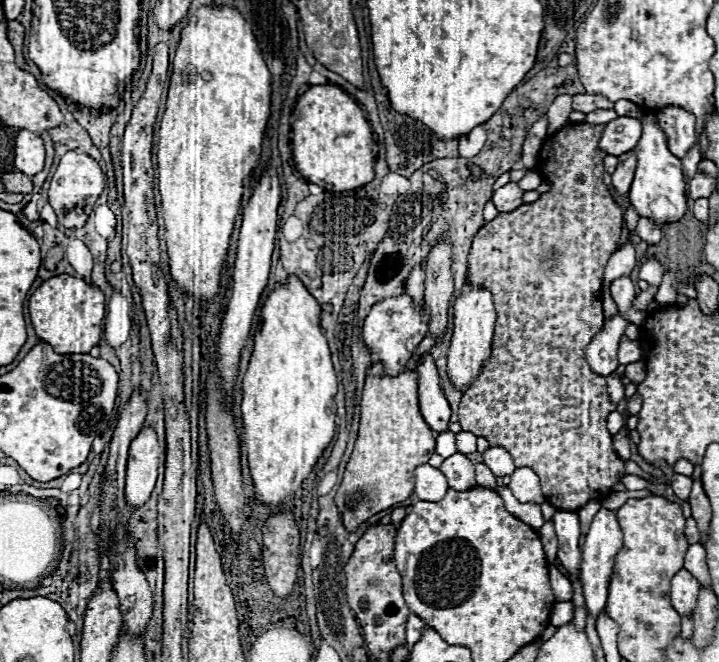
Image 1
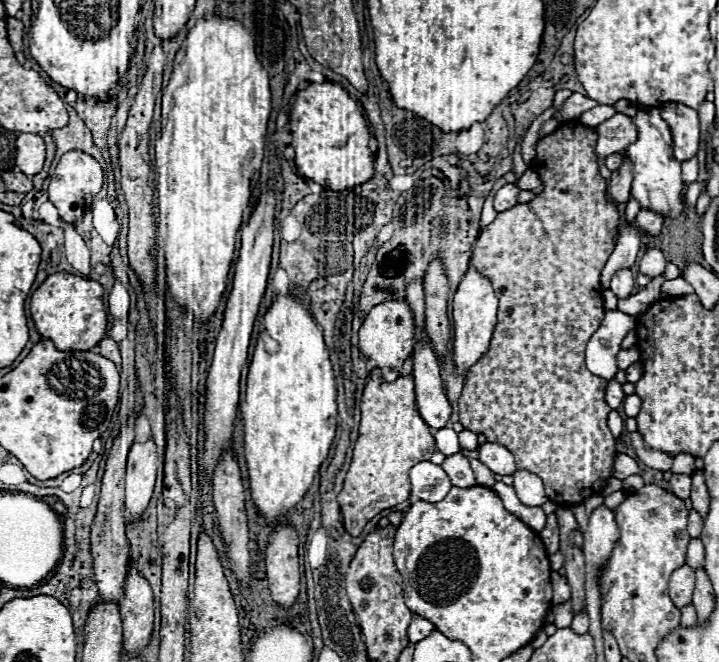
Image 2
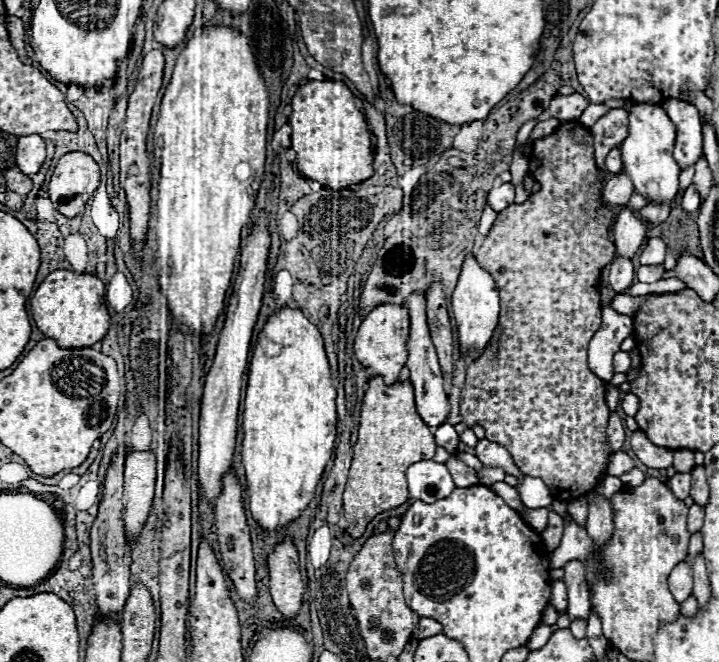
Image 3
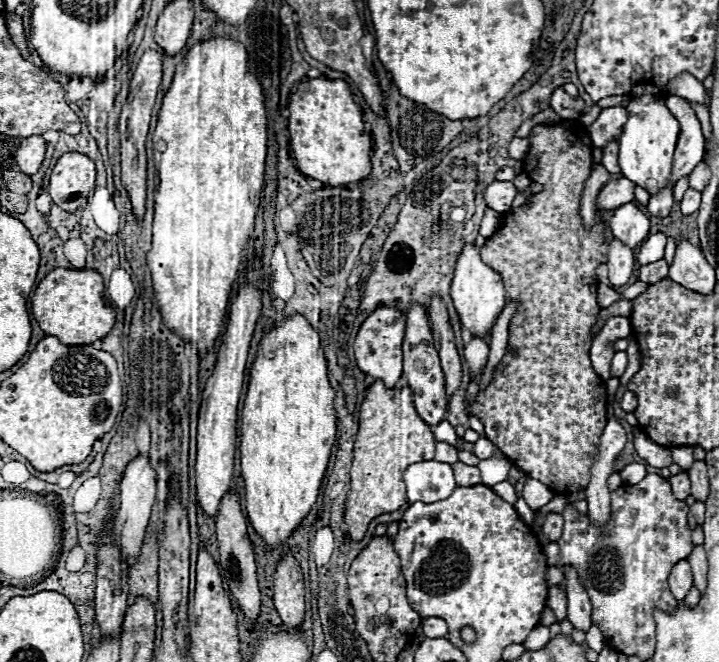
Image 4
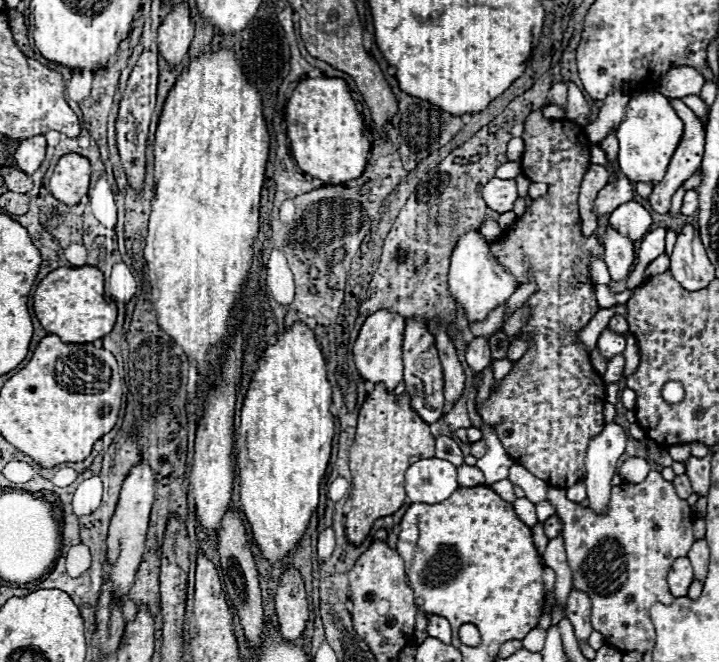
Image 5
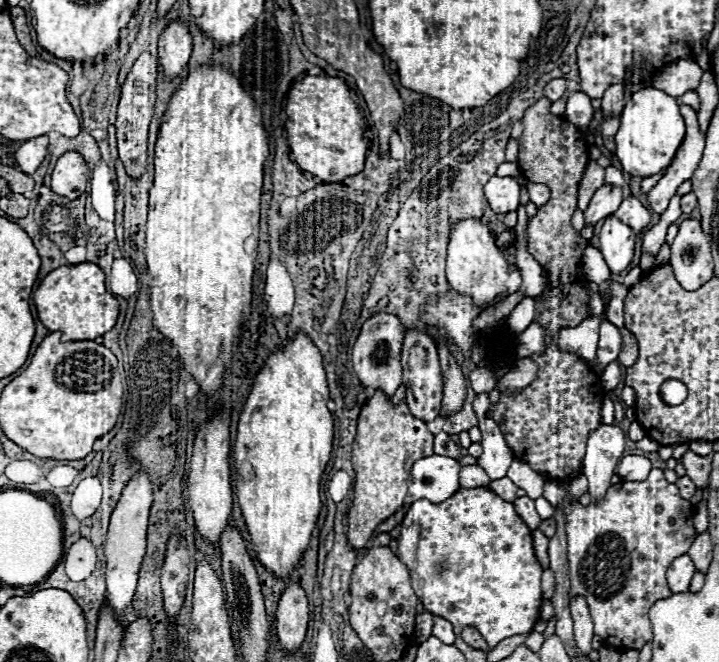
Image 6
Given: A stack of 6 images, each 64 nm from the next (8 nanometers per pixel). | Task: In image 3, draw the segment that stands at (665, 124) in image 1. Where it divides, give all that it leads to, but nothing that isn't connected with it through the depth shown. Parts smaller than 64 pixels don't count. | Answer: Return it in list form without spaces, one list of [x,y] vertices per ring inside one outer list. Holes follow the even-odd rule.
[[[668,98],[662,102],[662,108],[666,110],[668,118],[676,126],[676,146],[674,146],[674,158],[680,164],[680,168],[686,168],[694,164],[702,154],[702,124],[696,106],[686,104],[682,100]]]

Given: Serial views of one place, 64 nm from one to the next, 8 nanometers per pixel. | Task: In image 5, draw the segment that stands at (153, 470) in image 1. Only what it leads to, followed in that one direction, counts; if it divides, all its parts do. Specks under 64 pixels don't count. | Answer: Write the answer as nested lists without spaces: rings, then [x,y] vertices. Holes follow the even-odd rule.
[[[140,462],[138,466],[130,468],[130,472],[122,484],[120,500],[118,500],[116,512],[110,522],[110,530],[108,530],[108,562],[110,562],[110,578],[114,584],[116,598],[124,600],[132,588],[134,574],[140,566],[142,552],[144,552],[152,502],[154,502],[154,472],[146,462]]]

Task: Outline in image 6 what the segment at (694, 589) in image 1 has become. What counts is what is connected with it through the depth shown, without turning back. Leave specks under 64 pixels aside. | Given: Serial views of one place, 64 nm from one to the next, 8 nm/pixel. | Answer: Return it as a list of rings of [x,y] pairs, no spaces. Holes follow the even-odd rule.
[[[688,554],[678,556],[678,558],[672,562],[672,566],[668,568],[668,574],[666,574],[670,590],[672,590],[674,594],[688,592],[688,586],[690,586],[690,580],[692,580],[694,572],[696,572],[696,568],[694,568],[690,556],[688,556]]]

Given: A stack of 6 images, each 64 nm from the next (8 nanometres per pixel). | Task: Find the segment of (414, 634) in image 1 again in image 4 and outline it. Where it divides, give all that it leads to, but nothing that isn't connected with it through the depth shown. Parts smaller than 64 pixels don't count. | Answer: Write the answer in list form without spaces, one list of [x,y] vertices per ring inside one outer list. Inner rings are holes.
[[[424,618],[422,620],[422,632],[426,638],[446,638],[448,626],[442,618]]]

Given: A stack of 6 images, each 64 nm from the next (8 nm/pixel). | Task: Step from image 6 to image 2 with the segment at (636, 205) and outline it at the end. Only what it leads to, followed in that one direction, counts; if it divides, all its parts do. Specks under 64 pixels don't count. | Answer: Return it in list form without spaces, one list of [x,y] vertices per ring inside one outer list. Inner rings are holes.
[[[622,222],[620,226],[620,234],[616,240],[616,250],[612,252],[612,256],[608,258],[604,270],[602,270],[602,288],[608,290],[610,288],[610,278],[622,270],[622,268],[632,268],[636,262],[636,254],[640,248],[640,230],[634,224]]]

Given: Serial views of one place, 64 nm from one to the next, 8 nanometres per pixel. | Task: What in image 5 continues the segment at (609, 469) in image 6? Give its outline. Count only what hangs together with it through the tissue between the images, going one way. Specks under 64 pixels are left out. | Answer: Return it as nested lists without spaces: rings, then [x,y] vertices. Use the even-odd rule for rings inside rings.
[[[608,422],[604,430],[590,440],[586,454],[586,492],[590,508],[596,514],[604,514],[610,502],[610,480],[616,472],[618,458],[624,454],[626,432],[616,422]]]

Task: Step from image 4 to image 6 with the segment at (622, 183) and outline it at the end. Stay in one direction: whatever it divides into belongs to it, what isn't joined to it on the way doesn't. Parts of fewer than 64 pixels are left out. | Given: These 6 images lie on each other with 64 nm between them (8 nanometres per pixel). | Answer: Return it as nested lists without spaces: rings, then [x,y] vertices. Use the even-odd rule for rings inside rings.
[[[606,184],[600,190],[596,190],[596,194],[592,196],[588,210],[584,212],[584,220],[586,224],[596,224],[602,218],[608,218],[610,214],[614,214],[620,206],[620,202],[624,198],[630,196],[630,188],[628,186],[612,186]]]

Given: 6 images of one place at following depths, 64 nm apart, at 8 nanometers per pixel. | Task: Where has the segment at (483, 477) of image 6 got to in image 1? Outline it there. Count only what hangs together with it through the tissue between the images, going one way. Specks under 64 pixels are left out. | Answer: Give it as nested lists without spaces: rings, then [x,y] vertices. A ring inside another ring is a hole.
[[[456,452],[450,458],[446,458],[440,466],[442,474],[448,480],[448,486],[458,490],[458,492],[466,492],[470,488],[476,486],[474,480],[474,462],[470,462],[464,454]]]

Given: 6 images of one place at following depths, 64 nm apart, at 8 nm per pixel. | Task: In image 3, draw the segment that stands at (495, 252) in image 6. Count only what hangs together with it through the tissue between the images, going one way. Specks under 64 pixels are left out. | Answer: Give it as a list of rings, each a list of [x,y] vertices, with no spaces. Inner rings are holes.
[[[468,256],[464,260],[456,290],[452,294],[452,310],[458,324],[458,344],[460,354],[466,358],[472,350],[484,350],[488,342],[492,340],[492,332],[498,326],[498,312],[500,312],[500,298],[498,288],[492,280],[492,276],[482,270],[474,256]]]

